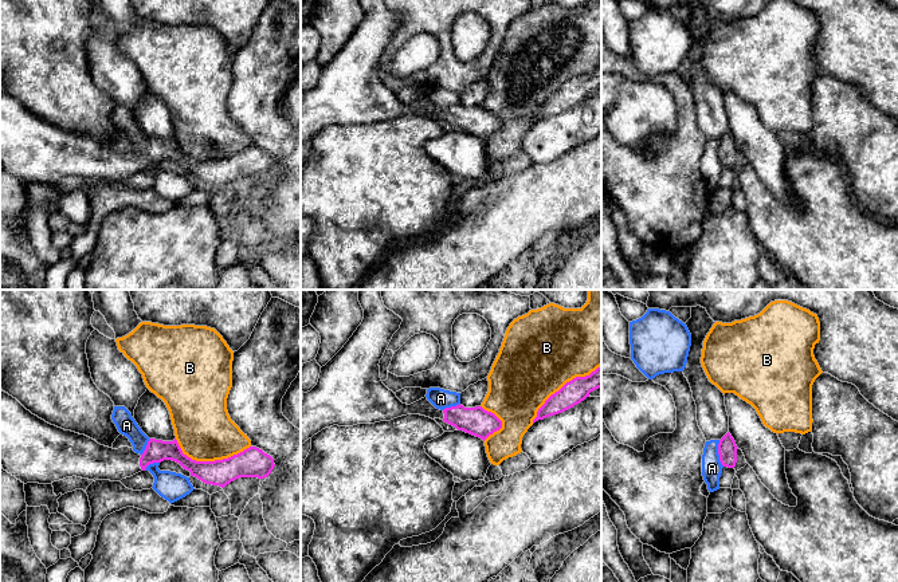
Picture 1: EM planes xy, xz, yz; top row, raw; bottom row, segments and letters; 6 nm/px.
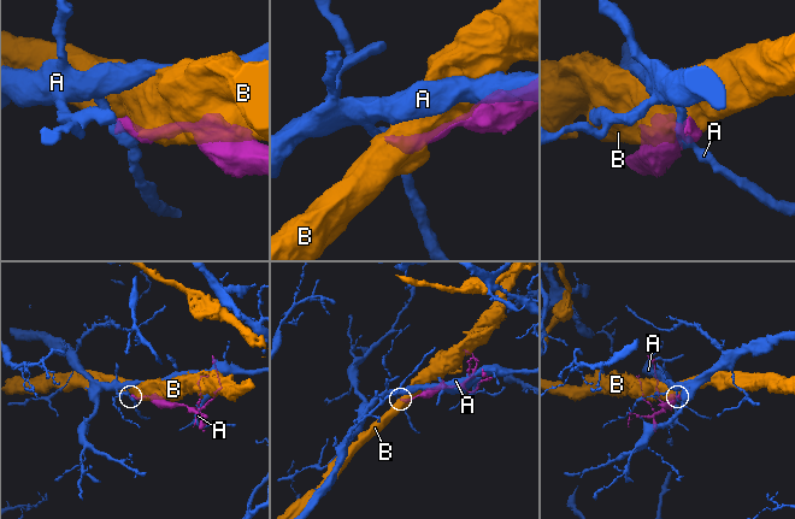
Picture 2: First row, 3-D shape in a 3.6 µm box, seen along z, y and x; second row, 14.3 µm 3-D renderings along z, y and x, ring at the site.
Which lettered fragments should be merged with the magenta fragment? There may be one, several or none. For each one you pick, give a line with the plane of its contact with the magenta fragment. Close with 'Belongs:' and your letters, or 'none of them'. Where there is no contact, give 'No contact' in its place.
Belongs: none of them

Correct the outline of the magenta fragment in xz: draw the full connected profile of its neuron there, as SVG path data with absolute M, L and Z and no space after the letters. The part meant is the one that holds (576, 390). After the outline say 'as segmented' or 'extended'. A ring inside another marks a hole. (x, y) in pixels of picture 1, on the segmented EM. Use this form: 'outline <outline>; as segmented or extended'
outline M601 366L592 371L589 375L585 377L576 377L572 381L566 382L558 392L552 394L545 404L538 409L537 417L533 420L533 424L538 420L544 420L546 417L562 413L575 405L584 401L589 397L589 393L601 388Z; as segmented

